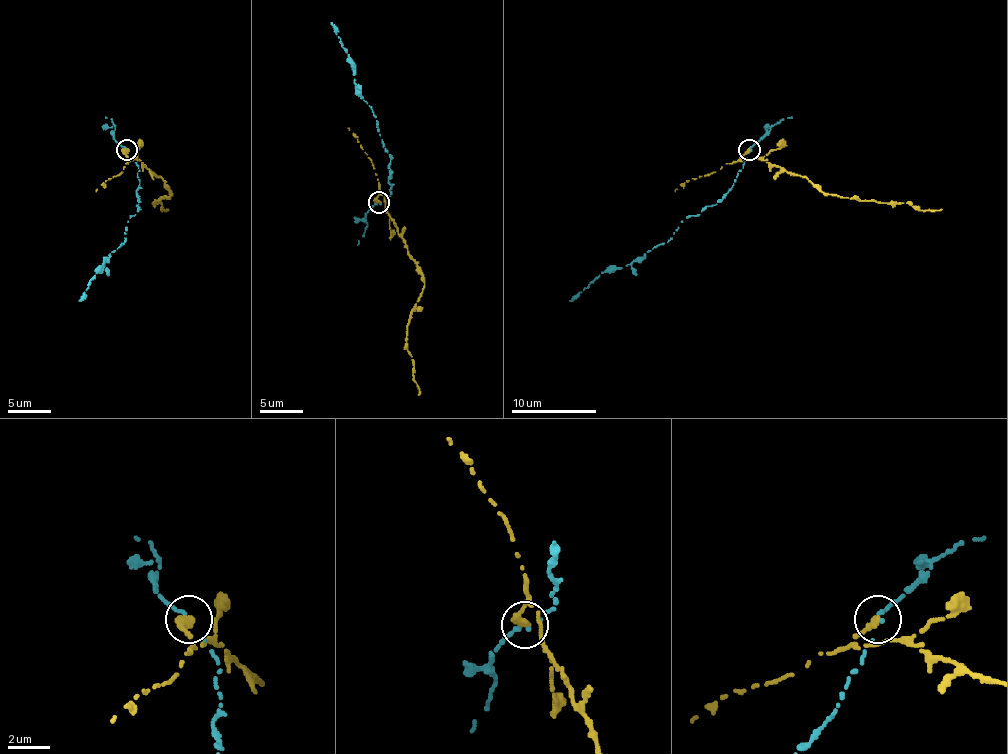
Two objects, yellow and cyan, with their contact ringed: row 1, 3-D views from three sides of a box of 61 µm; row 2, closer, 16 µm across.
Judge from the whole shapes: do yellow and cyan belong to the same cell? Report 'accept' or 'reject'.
reject

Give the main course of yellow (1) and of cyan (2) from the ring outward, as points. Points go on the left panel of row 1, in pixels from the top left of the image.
1: (127, 149), (129, 162), (133, 157), (140, 160), (172, 194), (155, 200), (161, 211), (165, 209)
2: (127, 149), (138, 166), (136, 215), (127, 221), (125, 243), (104, 262), (78, 300)

